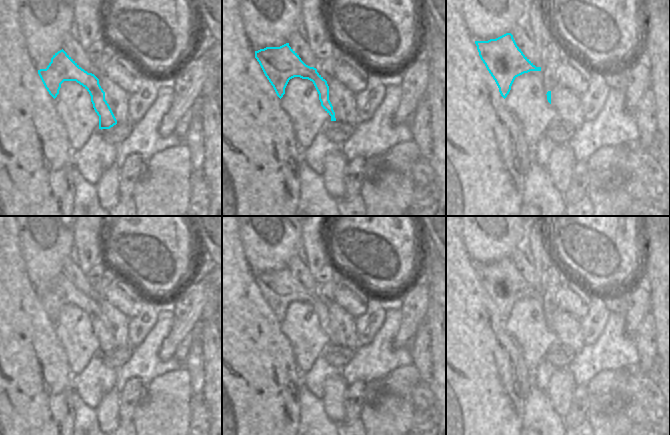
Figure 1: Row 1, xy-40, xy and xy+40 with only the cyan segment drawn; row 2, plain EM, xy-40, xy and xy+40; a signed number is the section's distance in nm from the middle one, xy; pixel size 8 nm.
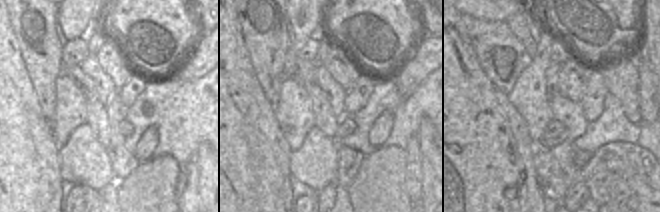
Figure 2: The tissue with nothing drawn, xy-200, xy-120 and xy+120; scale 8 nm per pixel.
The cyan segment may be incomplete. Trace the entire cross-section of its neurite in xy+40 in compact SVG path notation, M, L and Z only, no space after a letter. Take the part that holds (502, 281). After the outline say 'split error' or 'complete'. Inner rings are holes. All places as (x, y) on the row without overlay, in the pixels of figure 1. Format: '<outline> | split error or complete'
M506 257L496 263L475 265L479 280L495 304L505 323L516 301L530 295L541 295L517 270L513 259Z | complete

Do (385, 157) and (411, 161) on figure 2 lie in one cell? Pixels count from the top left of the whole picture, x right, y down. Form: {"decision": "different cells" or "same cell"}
{"decision": "different cells"}

